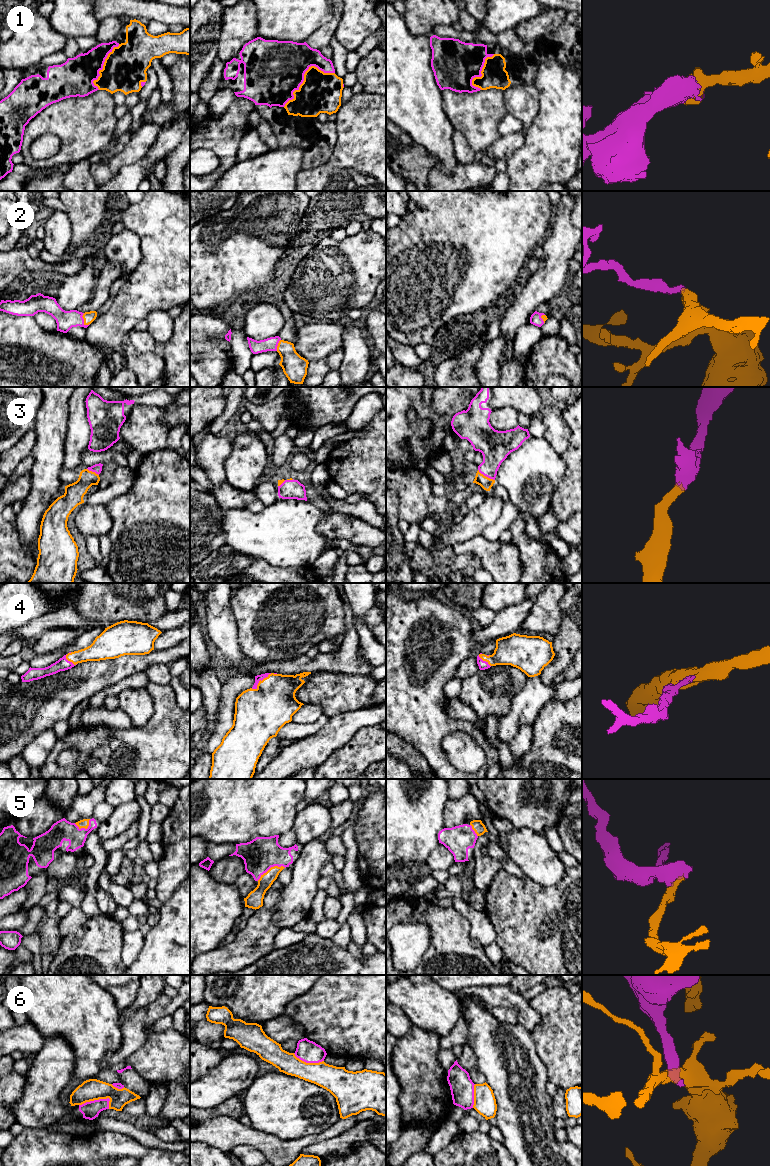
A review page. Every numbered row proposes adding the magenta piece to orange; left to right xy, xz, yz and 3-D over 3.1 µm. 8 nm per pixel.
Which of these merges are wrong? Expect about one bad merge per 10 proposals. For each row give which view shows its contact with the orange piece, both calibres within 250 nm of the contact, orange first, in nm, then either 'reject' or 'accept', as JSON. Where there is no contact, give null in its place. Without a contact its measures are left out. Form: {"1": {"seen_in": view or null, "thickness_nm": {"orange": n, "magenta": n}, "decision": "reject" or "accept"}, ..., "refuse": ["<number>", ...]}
{"1": {"seen_in": "xz", "thickness_nm": {"orange": 320, "magenta": 460}, "decision": "accept"}, "2": {"seen_in": "xy", "thickness_nm": {"orange": 90, "magenta": 150}, "decision": "accept"}, "3": {"seen_in": "yz", "thickness_nm": {"orange": 100, "magenta": 240}, "decision": "accept"}, "4": {"seen_in": "xz", "thickness_nm": {"orange": 400, "magenta": 50}, "decision": "accept"}, "5": {"seen_in": "xz", "thickness_nm": {"orange": 110, "magenta": 260}, "decision": "accept"}, "6": {"seen_in": "xy", "thickness_nm": {"orange": 170, "magenta": 140}, "decision": "reject"}, "refuse": ["6"]}

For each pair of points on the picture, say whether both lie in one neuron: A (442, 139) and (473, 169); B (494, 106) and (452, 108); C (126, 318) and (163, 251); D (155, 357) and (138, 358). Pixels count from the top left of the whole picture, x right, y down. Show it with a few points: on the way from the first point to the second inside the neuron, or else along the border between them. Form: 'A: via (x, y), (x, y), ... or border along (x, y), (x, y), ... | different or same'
A: border along (437, 161), (444, 173), (451, 175), (454, 172) | different
B: via (484, 108), (462, 108) | same
C: via (135, 301), (163, 273), (163, 268) | same
D: via (151, 358), (142, 358) | same

